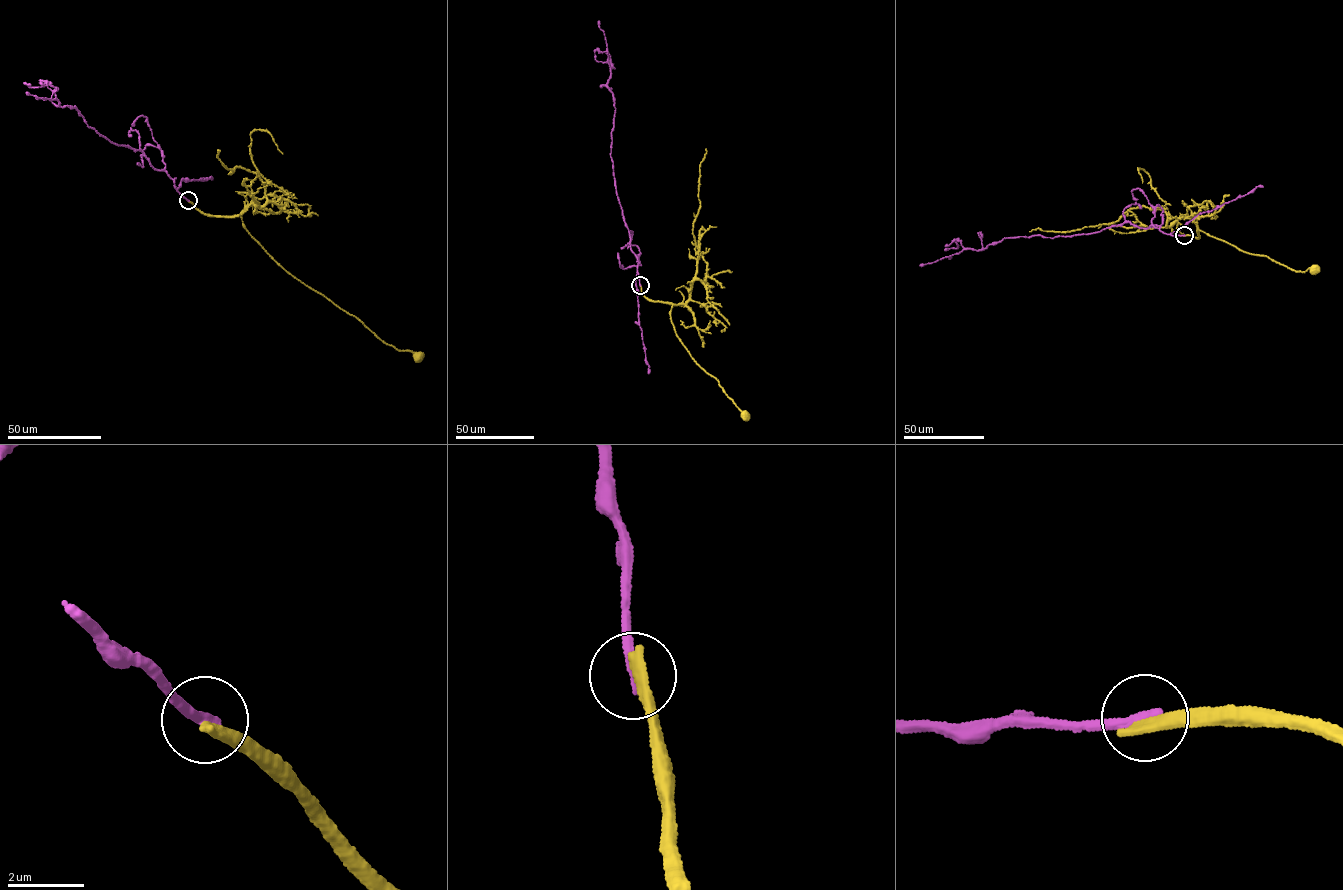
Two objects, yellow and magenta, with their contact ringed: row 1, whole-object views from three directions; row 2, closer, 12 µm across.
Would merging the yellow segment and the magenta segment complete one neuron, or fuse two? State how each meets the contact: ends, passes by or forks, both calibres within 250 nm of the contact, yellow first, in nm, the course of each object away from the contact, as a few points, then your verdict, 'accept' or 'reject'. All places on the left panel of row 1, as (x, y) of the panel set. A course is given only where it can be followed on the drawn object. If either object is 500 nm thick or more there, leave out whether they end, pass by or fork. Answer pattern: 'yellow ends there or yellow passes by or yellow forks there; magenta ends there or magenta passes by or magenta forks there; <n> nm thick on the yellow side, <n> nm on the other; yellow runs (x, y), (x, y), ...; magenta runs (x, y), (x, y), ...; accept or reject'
yellow ends there; magenta ends there; 400 nm thick on the yellow side, 320 nm on the other; yellow runs (188, 201), (204, 214), (241, 215), (250, 235), (287, 272), (356, 317), (383, 342), (418, 356); magenta runs (188, 201), (141, 150), (112, 142), (88, 126), (74, 106), (58, 106), (55, 98), (27, 93); reject

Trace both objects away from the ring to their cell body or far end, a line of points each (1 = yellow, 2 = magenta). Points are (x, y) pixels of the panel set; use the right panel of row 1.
1: (1184, 235), (1196, 238), (1199, 229), (1245, 252), (1266, 255), (1296, 271), (1314, 269)
2: (1184, 235), (1127, 222), (1090, 234), (1004, 238), (982, 249), (963, 249), (919, 265)

